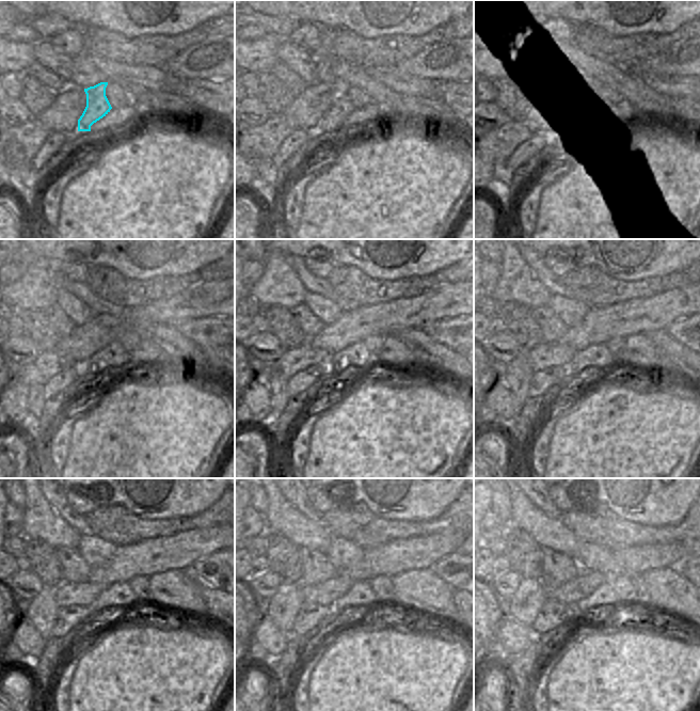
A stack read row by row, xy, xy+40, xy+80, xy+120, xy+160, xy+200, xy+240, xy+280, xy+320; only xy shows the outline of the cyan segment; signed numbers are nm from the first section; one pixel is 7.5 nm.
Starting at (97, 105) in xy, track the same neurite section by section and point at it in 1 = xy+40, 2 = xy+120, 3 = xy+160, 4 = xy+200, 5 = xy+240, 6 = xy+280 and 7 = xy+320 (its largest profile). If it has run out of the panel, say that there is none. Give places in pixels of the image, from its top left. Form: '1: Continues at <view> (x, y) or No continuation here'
1: Continues at xy+40 (341, 107)
2: Continues at xy+120 (113, 354)
3: Continues at xy+160 (356, 354)
4: Continues at xy+200 (598, 357)
5: Continues at xy+240 (120, 594)
6: Continues at xy+280 (361, 594)
7: Continues at xy+320 (604, 596)

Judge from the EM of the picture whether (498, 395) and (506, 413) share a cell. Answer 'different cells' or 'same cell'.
same cell

